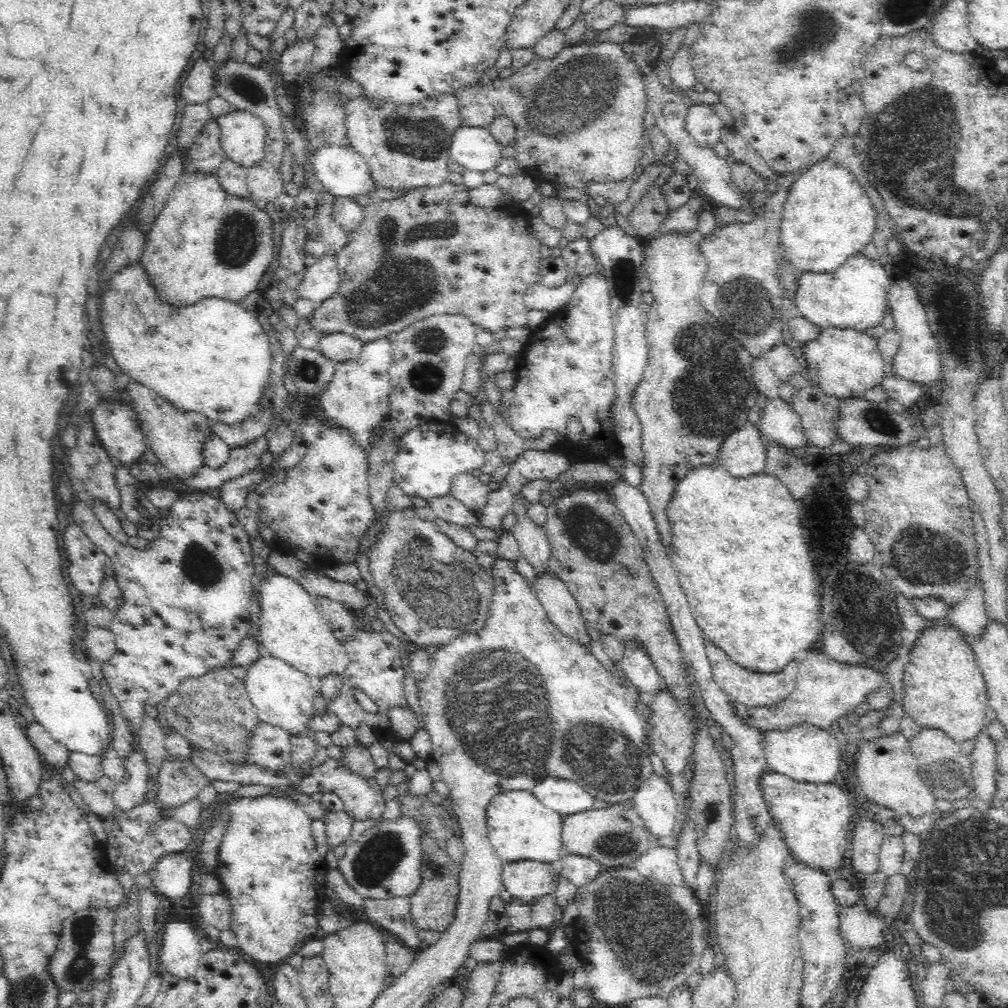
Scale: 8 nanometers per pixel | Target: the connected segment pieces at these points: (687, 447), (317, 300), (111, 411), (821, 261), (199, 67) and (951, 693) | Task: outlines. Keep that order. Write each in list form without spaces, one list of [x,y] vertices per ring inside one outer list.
[[[659,229],[652,235],[654,234],[654,238],[650,238],[650,240],[640,238],[640,247],[642,247],[643,254],[643,270],[645,271],[644,278],[648,279],[651,284],[650,291],[652,292],[653,303],[646,314],[647,319],[645,324],[645,339],[649,346],[649,355],[642,380],[639,382],[638,388],[635,390],[633,396],[633,407],[634,410],[637,411],[640,422],[642,423],[642,448],[645,450],[646,463],[648,463],[648,466],[646,466],[644,470],[641,470],[644,476],[641,494],[645,496],[652,510],[651,513],[654,514],[658,531],[660,531],[660,537],[662,537],[662,543],[669,546],[671,529],[667,511],[674,494],[676,494],[678,486],[680,486],[680,482],[684,480],[692,470],[699,468],[699,466],[715,464],[723,439],[725,439],[727,435],[732,434],[735,430],[738,430],[738,428],[747,421],[746,415],[754,405],[754,402],[756,402],[759,390],[755,387],[753,381],[752,362],[754,358],[750,356],[750,353],[740,342],[731,337],[723,328],[720,328],[718,319],[714,318],[714,315],[710,314],[709,311],[706,310],[706,307],[702,306],[701,299],[699,298],[702,282],[705,281],[705,277],[709,270],[708,259],[701,251],[700,240],[702,240],[702,233],[690,230]]]
[[[323,257],[313,266],[304,269],[303,279],[296,288],[301,298],[306,298],[314,305],[321,305],[332,298],[341,285],[337,262],[331,257]]]
[[[101,401],[98,409],[90,414],[90,421],[98,443],[115,468],[129,468],[142,461],[147,444],[133,409]]]
[[[822,159],[789,186],[783,204],[781,242],[786,262],[802,271],[834,273],[842,262],[872,241],[876,210],[858,180],[840,162]]]
[[[199,59],[184,78],[180,88],[181,97],[186,105],[204,105],[210,100],[212,93],[212,68]]]
[[[934,627],[925,630],[913,651],[909,654],[909,663],[903,674],[903,708],[921,728],[938,729],[947,734],[959,745],[964,740],[974,739],[987,724],[984,710],[988,710],[986,683],[975,661],[974,653],[954,629],[950,627]]]

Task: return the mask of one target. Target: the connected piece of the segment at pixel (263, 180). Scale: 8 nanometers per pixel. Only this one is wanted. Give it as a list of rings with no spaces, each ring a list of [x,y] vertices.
[[[264,159],[247,170],[247,187],[252,202],[265,200],[270,203],[278,194],[285,191],[278,168]]]

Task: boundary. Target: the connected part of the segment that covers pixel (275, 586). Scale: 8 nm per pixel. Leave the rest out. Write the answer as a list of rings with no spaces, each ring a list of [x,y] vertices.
[[[281,574],[257,581],[260,602],[259,642],[274,658],[308,678],[340,677],[350,664],[344,645],[331,633],[313,597],[301,584]]]

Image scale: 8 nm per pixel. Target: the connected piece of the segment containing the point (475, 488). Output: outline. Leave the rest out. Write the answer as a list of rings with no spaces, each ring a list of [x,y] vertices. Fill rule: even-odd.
[[[460,474],[454,482],[449,495],[463,506],[477,512],[487,506],[491,490],[471,474]]]

